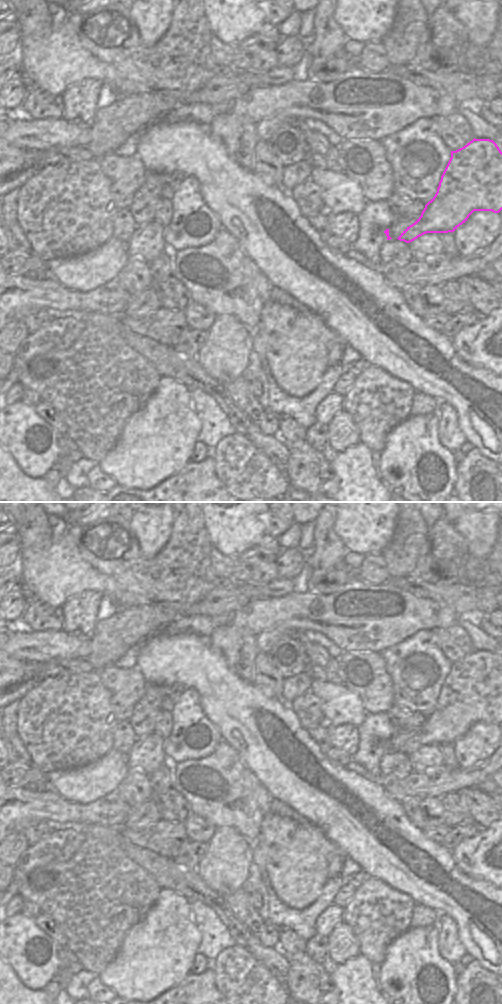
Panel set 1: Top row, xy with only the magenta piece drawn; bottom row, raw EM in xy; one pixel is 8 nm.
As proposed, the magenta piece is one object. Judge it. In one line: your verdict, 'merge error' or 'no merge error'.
no merge error

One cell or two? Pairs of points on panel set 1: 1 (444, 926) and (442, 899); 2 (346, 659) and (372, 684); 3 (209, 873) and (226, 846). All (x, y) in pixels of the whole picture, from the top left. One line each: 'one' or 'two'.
1: two
2: one
3: one

